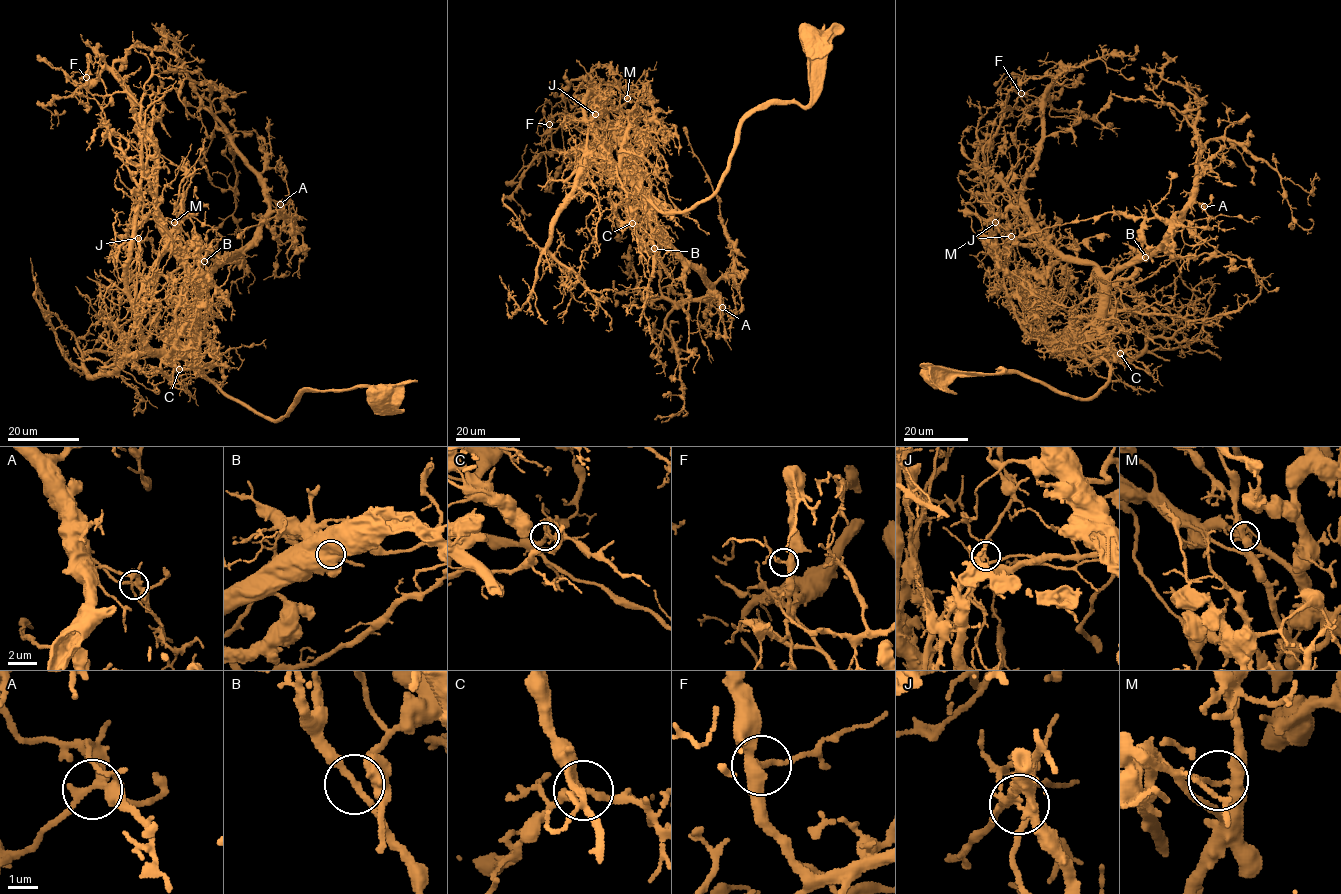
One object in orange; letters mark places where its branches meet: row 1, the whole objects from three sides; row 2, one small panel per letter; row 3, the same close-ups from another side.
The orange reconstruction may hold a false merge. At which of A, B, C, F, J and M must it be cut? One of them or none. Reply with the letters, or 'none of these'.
J

